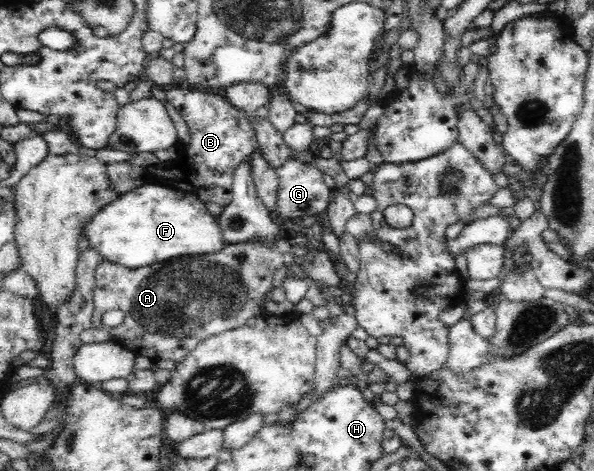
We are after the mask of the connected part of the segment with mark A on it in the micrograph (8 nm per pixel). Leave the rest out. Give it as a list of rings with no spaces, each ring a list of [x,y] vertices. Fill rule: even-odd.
[[[279,237],[273,245],[263,245],[258,241],[226,243],[221,251],[193,256],[191,261],[187,261],[185,256],[177,256],[135,269],[103,258],[95,271],[92,326],[104,330],[111,340],[117,341],[137,356],[145,355],[153,361],[171,359],[178,364],[189,350],[195,349],[206,337],[237,329],[245,325],[249,318],[263,314],[262,306],[266,303],[267,293],[273,287],[271,281],[277,269],[283,265],[291,267],[293,260],[298,260],[293,249],[290,239]],[[110,309],[121,309],[124,312],[124,321],[117,327],[106,327],[101,323],[101,316]]]

